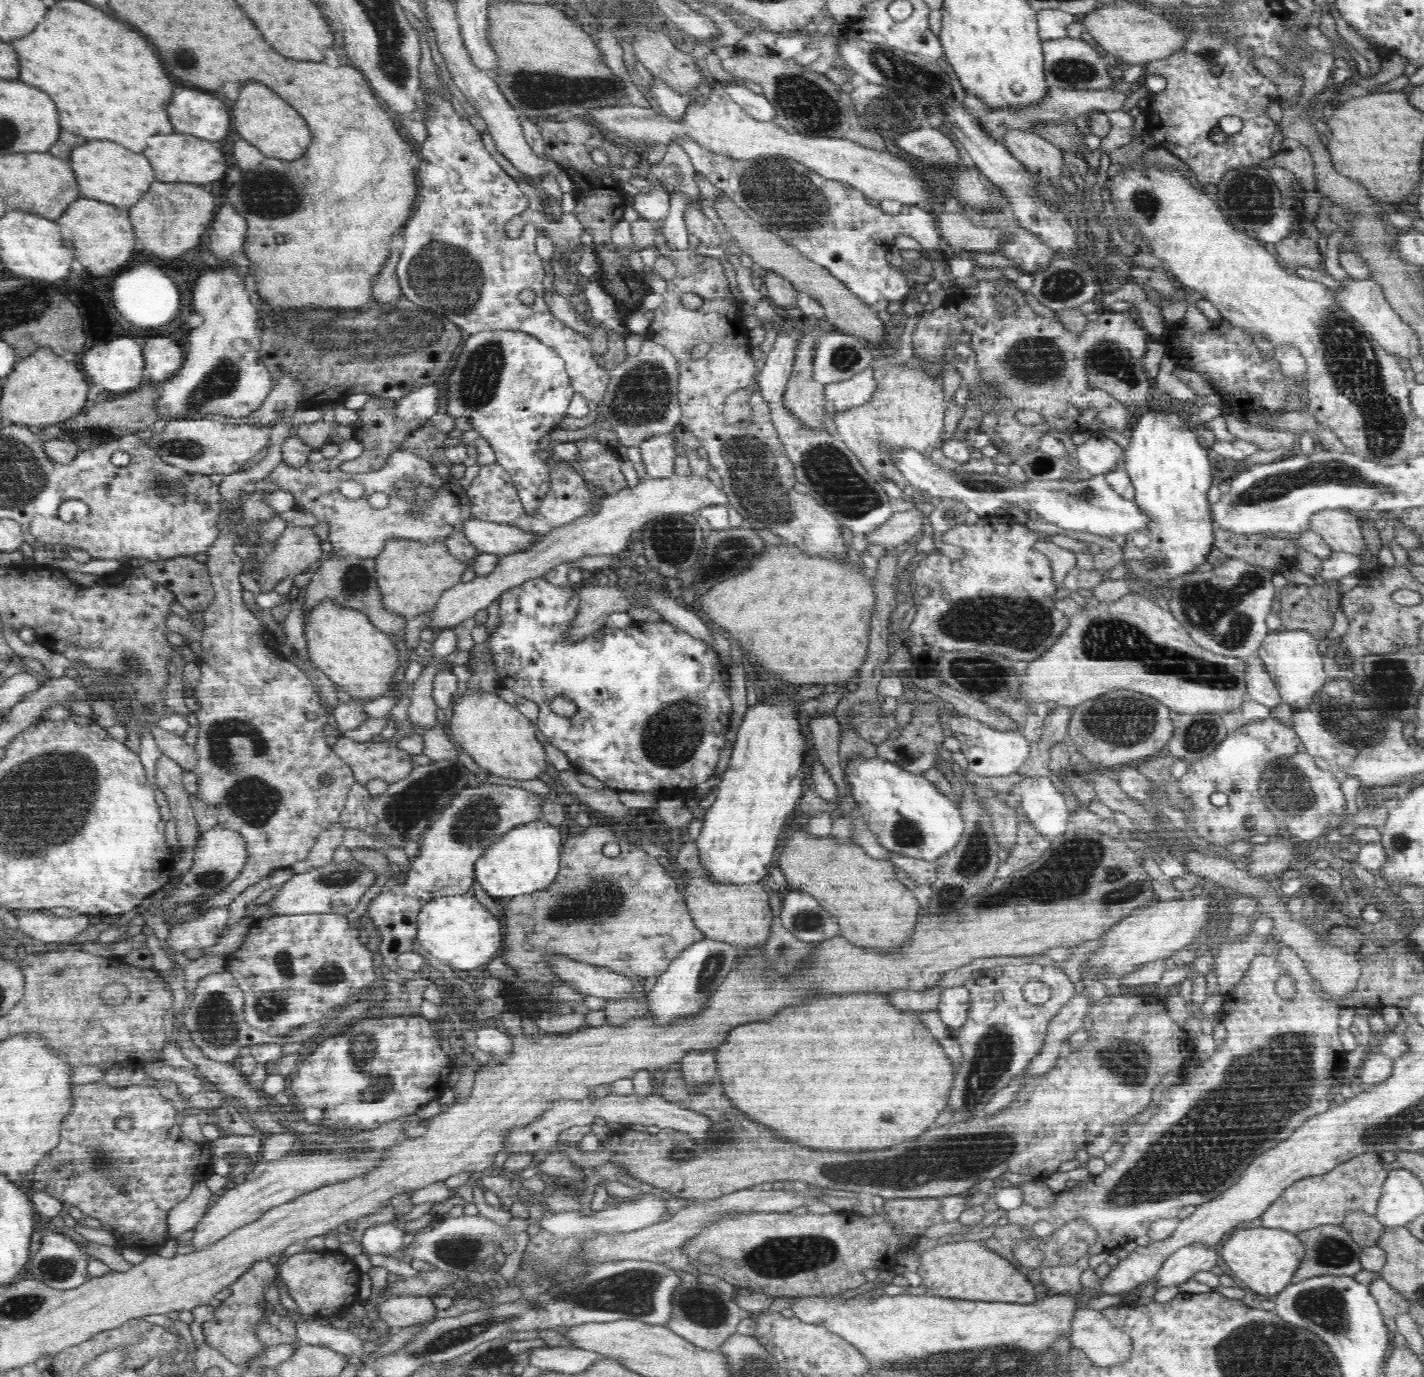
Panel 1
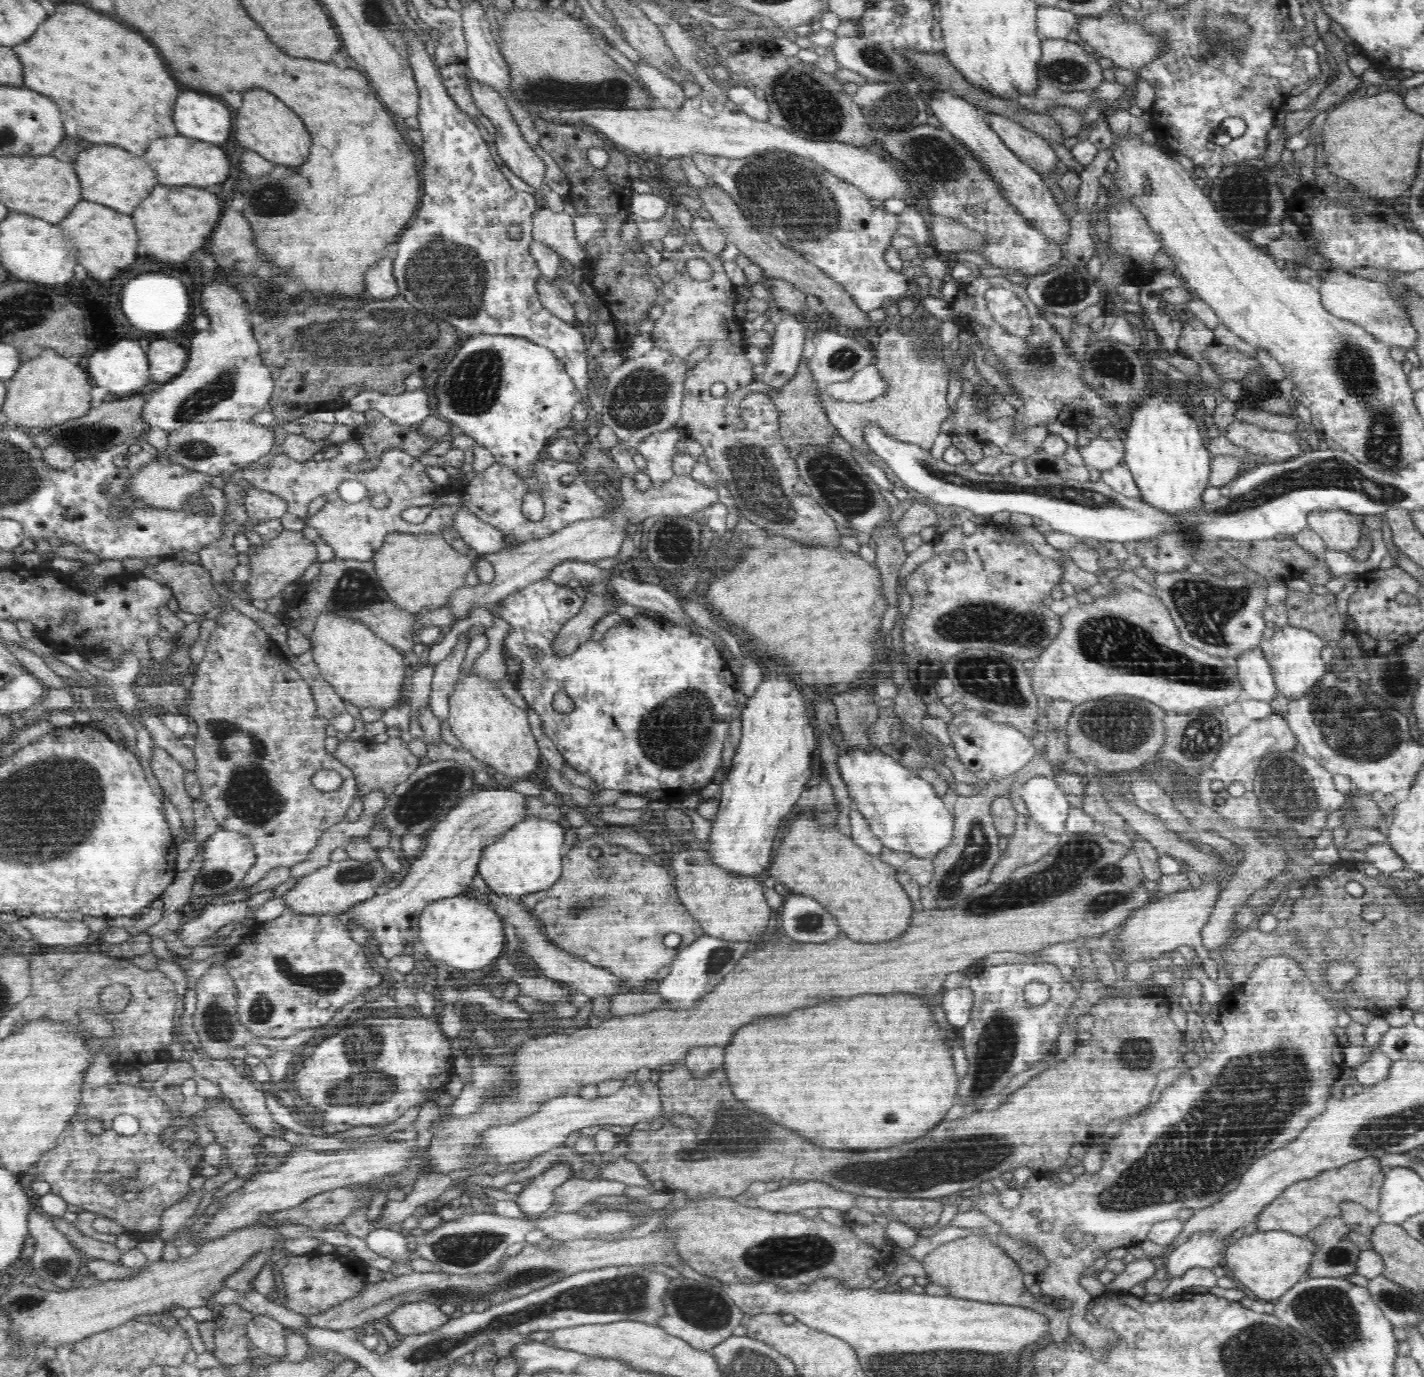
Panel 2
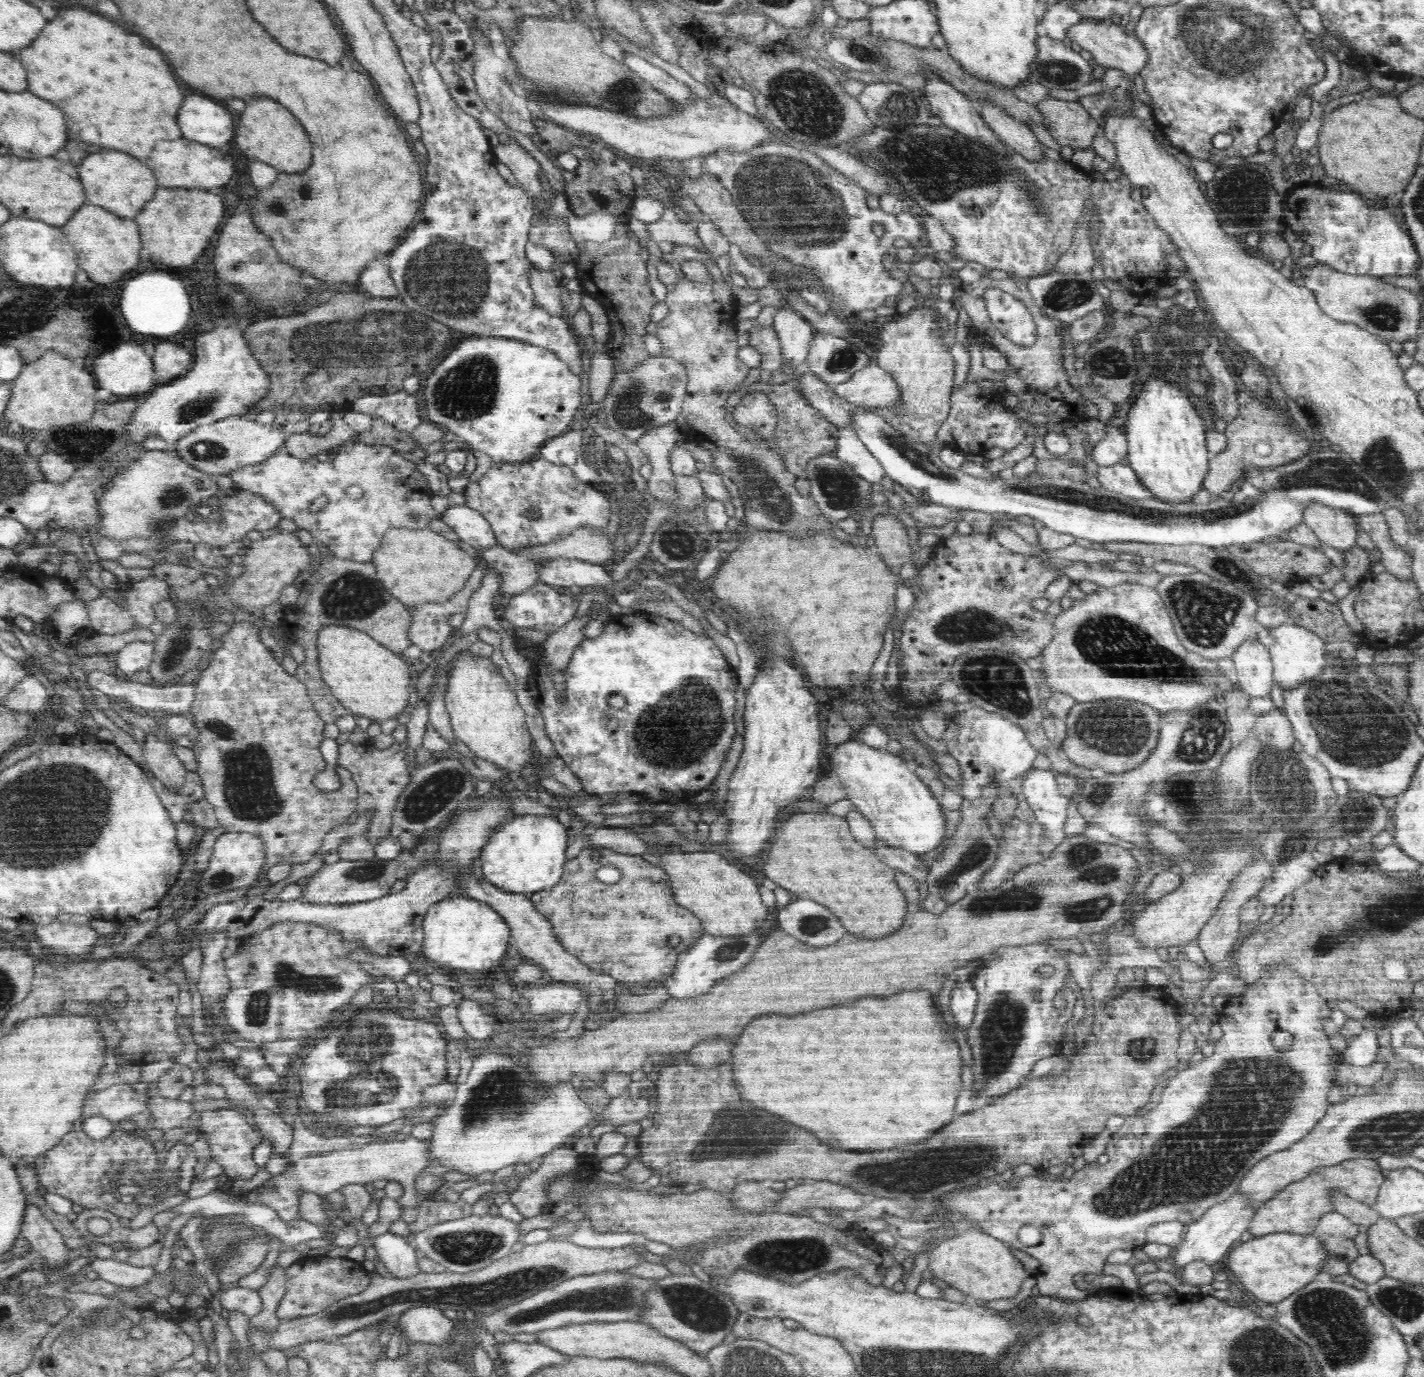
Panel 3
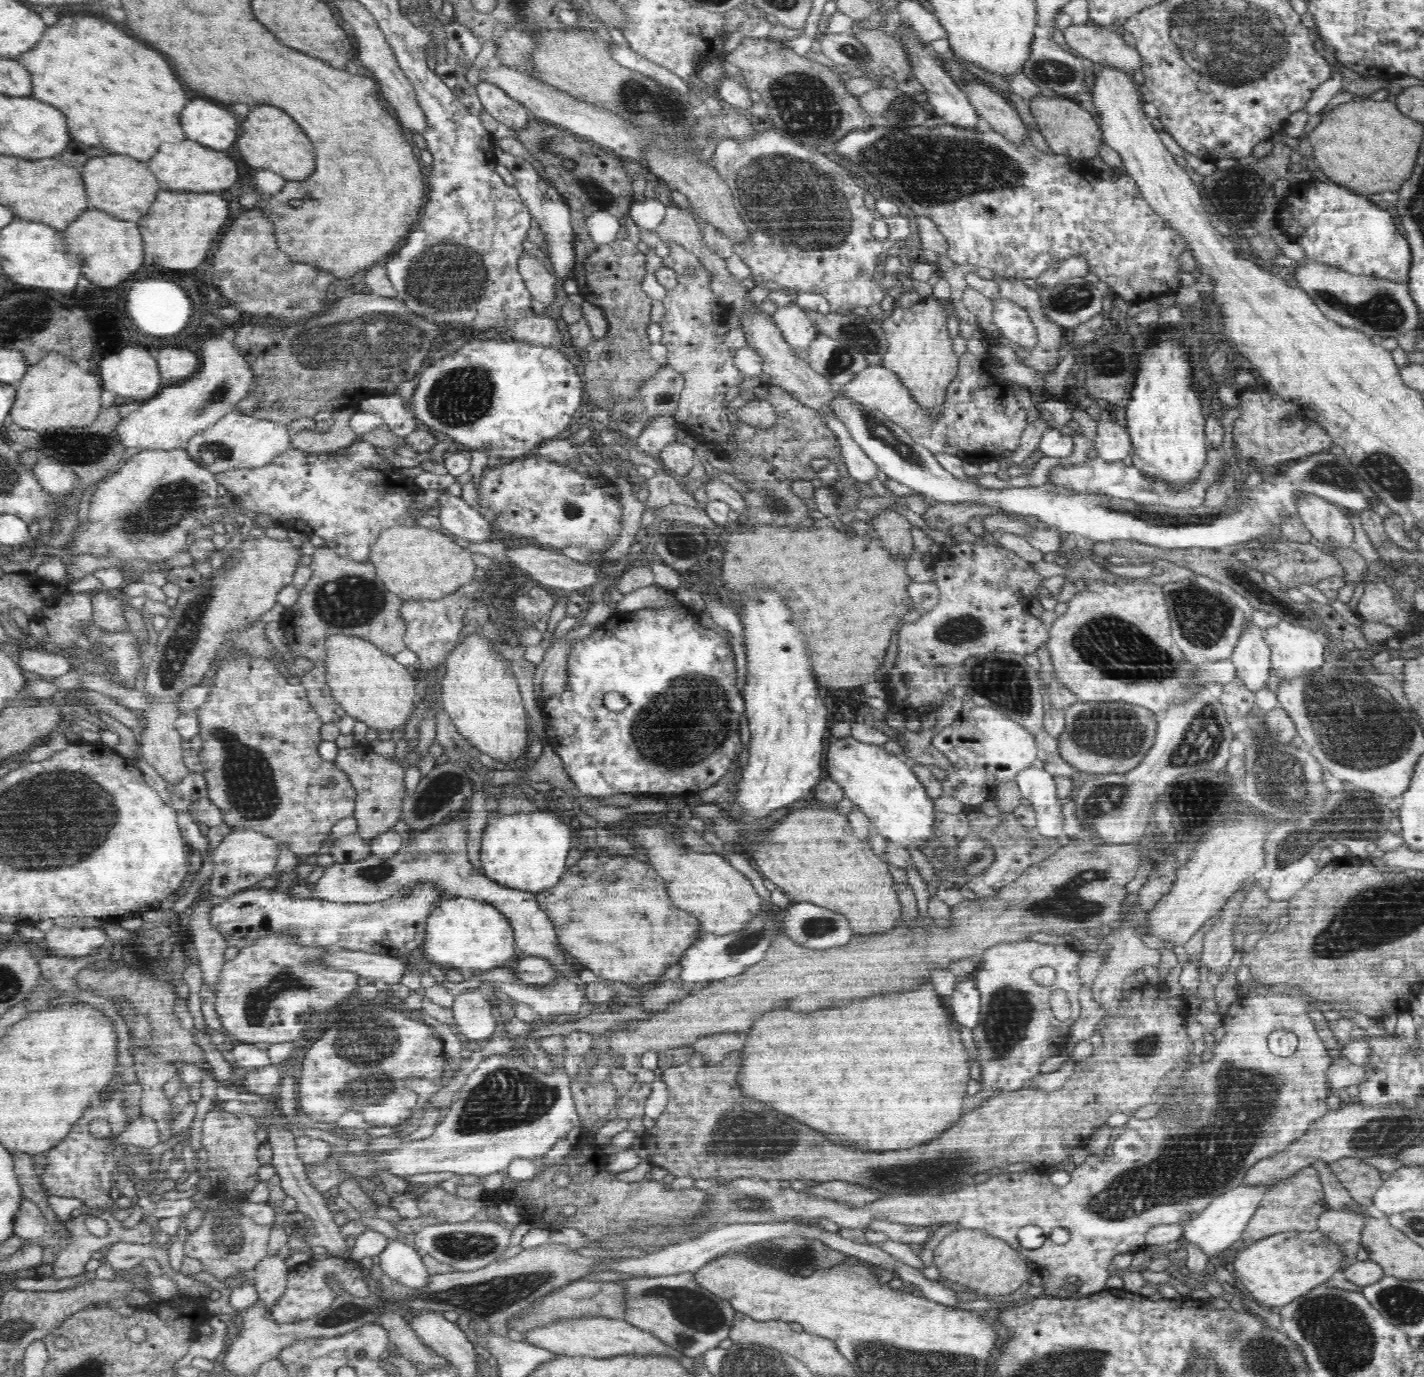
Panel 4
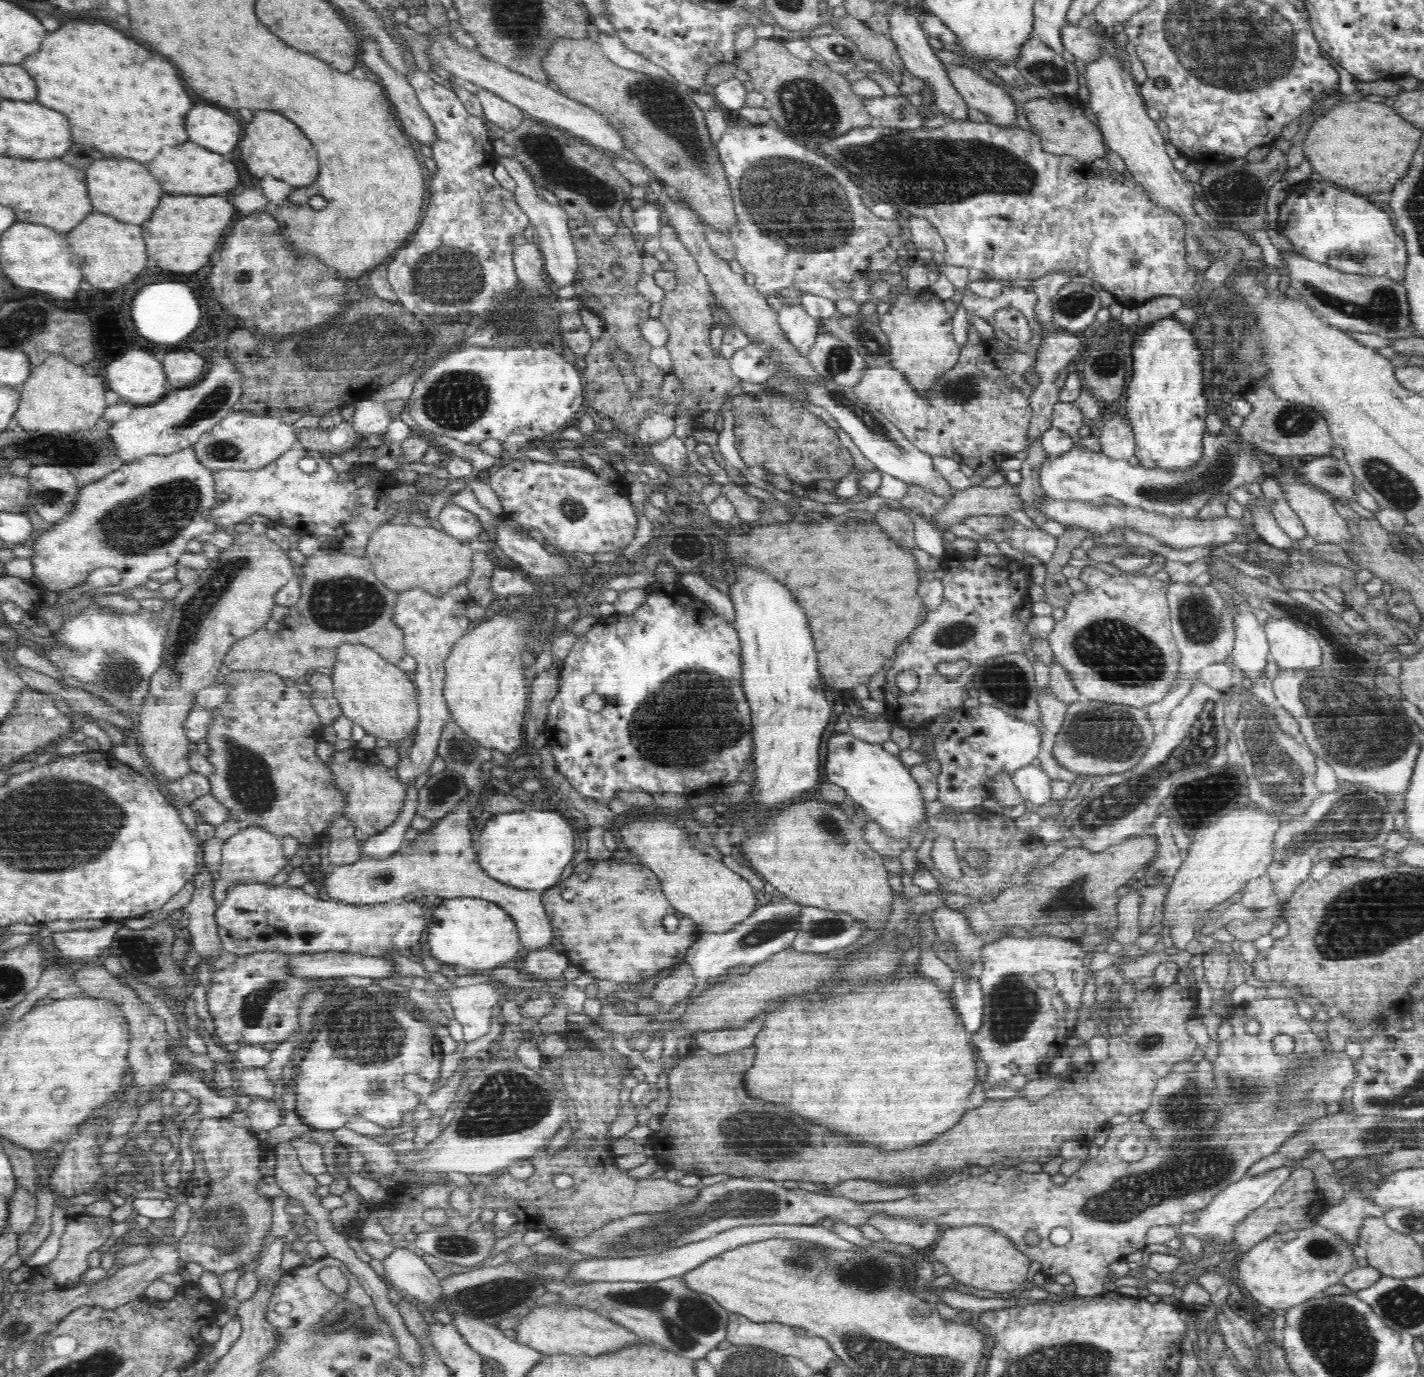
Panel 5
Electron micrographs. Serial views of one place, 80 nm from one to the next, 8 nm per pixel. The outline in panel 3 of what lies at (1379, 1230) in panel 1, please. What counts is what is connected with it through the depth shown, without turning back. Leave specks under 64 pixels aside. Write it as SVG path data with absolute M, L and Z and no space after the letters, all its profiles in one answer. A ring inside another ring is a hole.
M1334 1194L1335 1211L1346 1216L1358 1228L1356 1249L1359 1255L1367 1255L1370 1252L1367 1243L1367 1230L1380 1220L1379 1212L1375 1207L1368 1206L1355 1198L1347 1197L1346 1194Z

